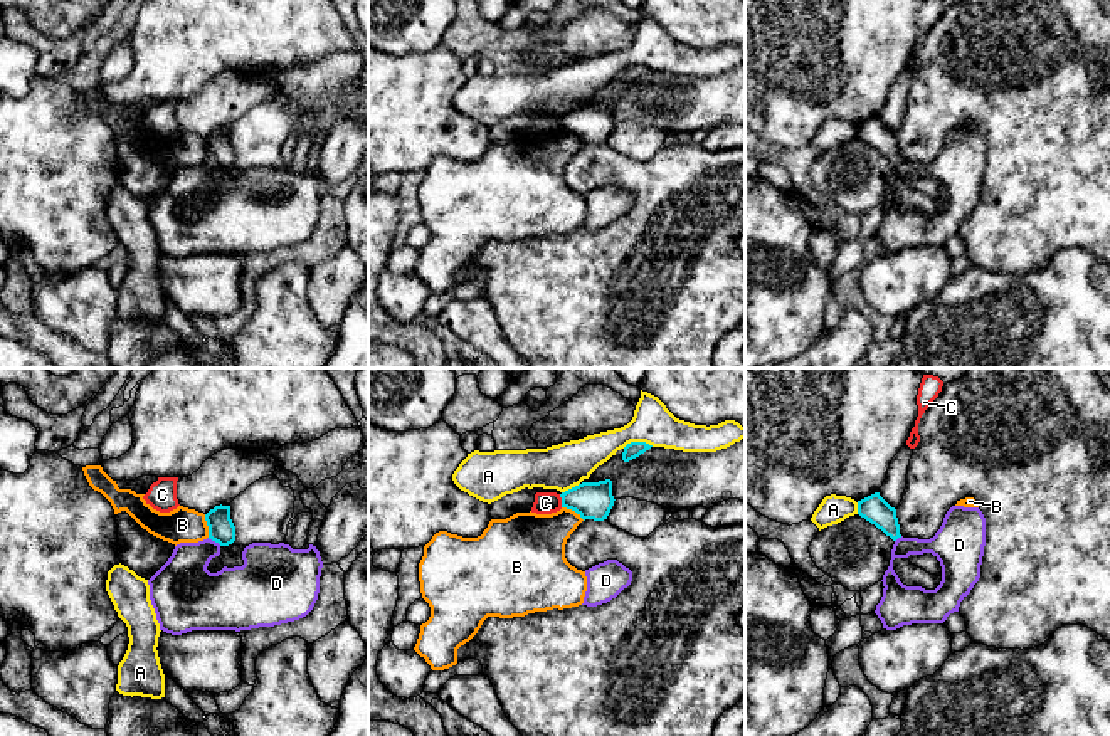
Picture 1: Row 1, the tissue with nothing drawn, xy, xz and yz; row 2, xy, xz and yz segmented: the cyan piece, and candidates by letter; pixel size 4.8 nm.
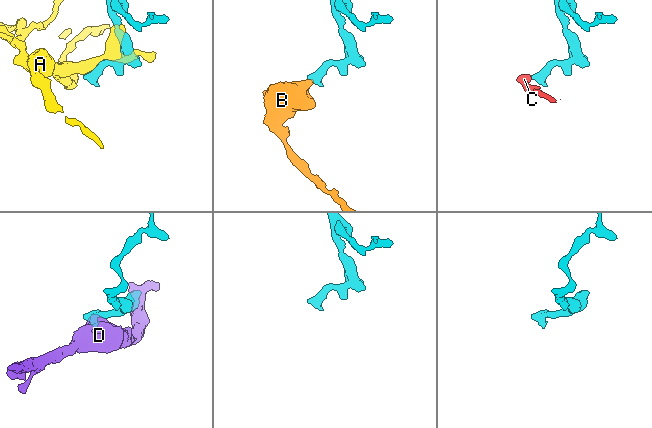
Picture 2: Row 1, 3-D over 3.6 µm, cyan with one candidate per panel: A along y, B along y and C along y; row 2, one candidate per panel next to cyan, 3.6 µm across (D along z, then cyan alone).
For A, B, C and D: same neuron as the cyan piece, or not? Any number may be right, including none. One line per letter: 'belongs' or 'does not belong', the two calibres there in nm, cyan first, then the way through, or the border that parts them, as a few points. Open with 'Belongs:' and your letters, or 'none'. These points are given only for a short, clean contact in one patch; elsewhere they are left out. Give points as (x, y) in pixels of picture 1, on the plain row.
Belongs: none
A: does not belong | 80/190 nm
B: does not belong | 180/280 nm | along xz (562, 130), (576, 135), (584, 143)
C: does not belong | 180/110 nm | along xz (559, 118), (562, 130)
D: does not belong | 130/260 nm | along xy (207, 162), (221, 168)

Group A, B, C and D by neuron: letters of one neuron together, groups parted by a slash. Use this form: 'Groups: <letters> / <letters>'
Groups: A / B / C / D

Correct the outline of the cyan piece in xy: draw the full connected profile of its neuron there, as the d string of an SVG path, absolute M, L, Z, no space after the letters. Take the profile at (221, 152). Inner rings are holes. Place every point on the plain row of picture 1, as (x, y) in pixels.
M215 129L205 138L209 150L209 163L220 170L229 170L235 165L235 150L230 143L230 129Z

